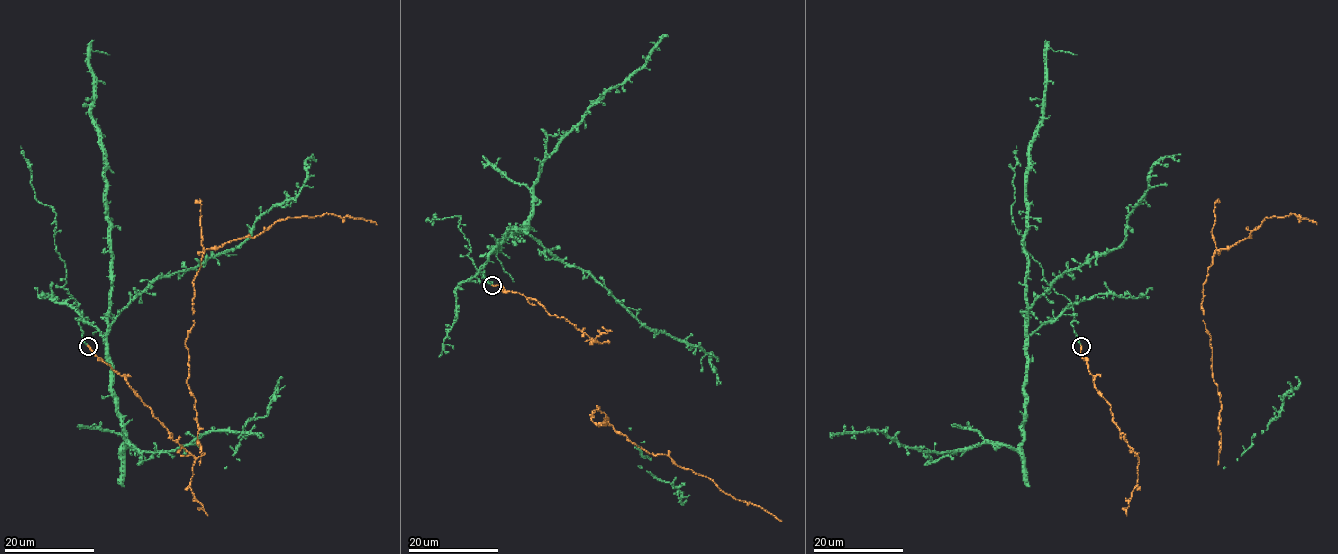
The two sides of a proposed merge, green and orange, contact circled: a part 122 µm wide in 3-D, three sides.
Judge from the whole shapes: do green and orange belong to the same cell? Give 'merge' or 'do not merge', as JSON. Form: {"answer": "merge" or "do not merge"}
{"answer": "merge"}

